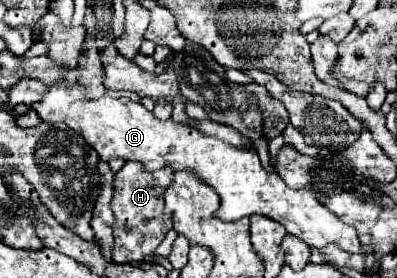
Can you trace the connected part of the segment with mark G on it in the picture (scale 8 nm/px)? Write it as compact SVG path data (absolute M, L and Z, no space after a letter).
M63 83L49 87L33 109L39 113L41 121L65 123L69 129L81 133L87 145L99 153L101 161L119 157L125 161L139 161L147 171L171 167L173 171L195 173L203 183L211 185L215 193L219 193L219 217L223 221L237 221L241 217L251 217L251 213L263 215L279 221L289 235L305 241L313 249L325 249L329 243L335 243L347 253L371 255L367 253L367 247L359 243L351 225L345 225L335 213L327 211L309 189L289 189L277 173L267 173L254 151L235 149L217 137L201 135L185 123L175 123L171 119L161 121L141 103L127 97L117 99L103 95L97 101L89 101L85 99L85 87L79 83L73 87Z

